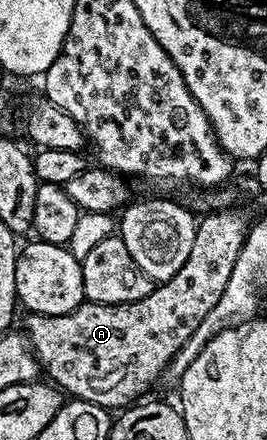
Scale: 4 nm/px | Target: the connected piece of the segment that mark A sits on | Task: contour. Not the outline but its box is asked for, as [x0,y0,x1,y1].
[23,211,250,410]

